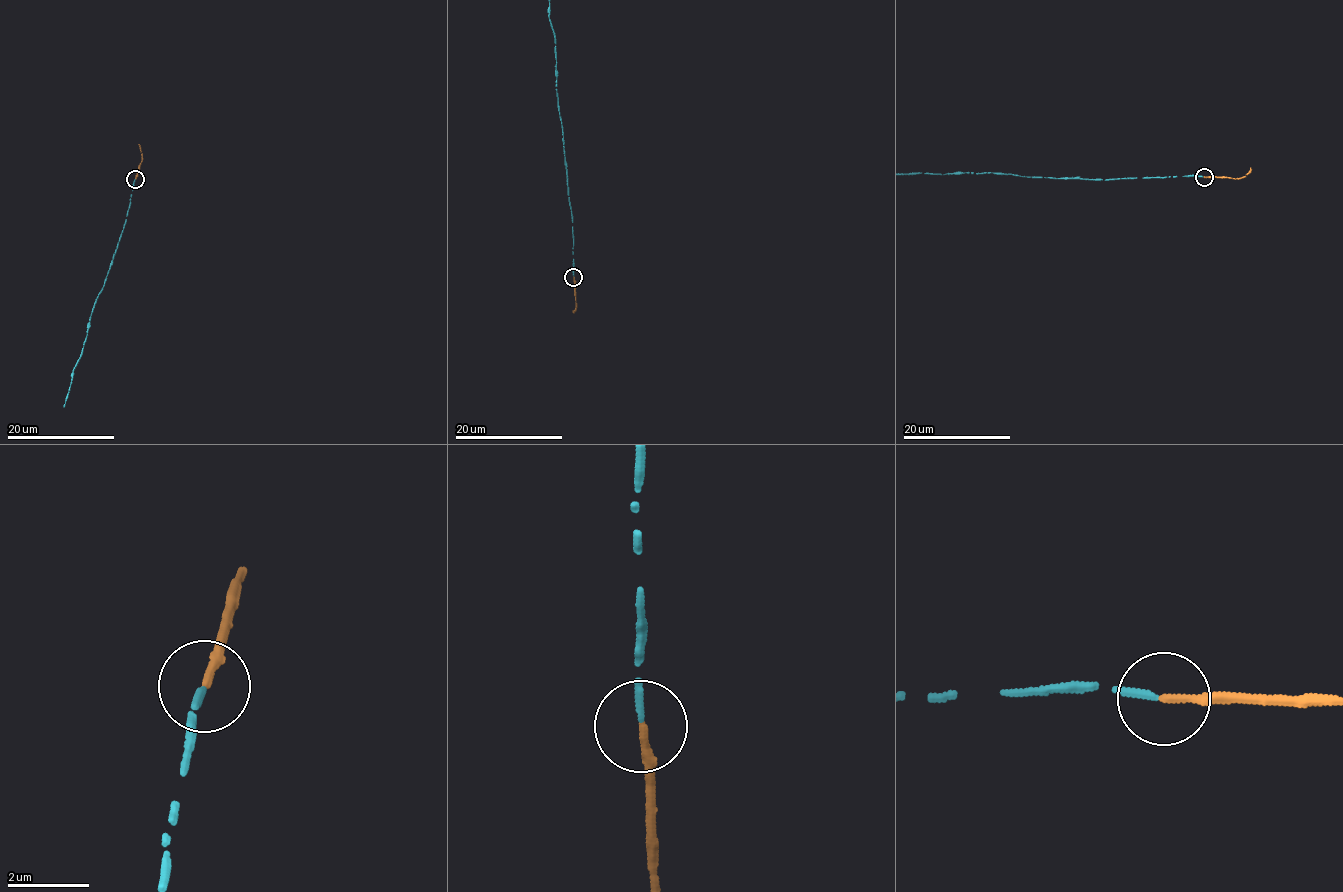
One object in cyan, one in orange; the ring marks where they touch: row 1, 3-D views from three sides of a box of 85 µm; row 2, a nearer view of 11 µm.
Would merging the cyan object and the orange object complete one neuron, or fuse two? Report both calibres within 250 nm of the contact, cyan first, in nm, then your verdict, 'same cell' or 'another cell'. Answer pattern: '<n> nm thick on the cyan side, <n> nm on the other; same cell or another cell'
130 nm thick on the cyan side, 150 nm on the other; same cell

